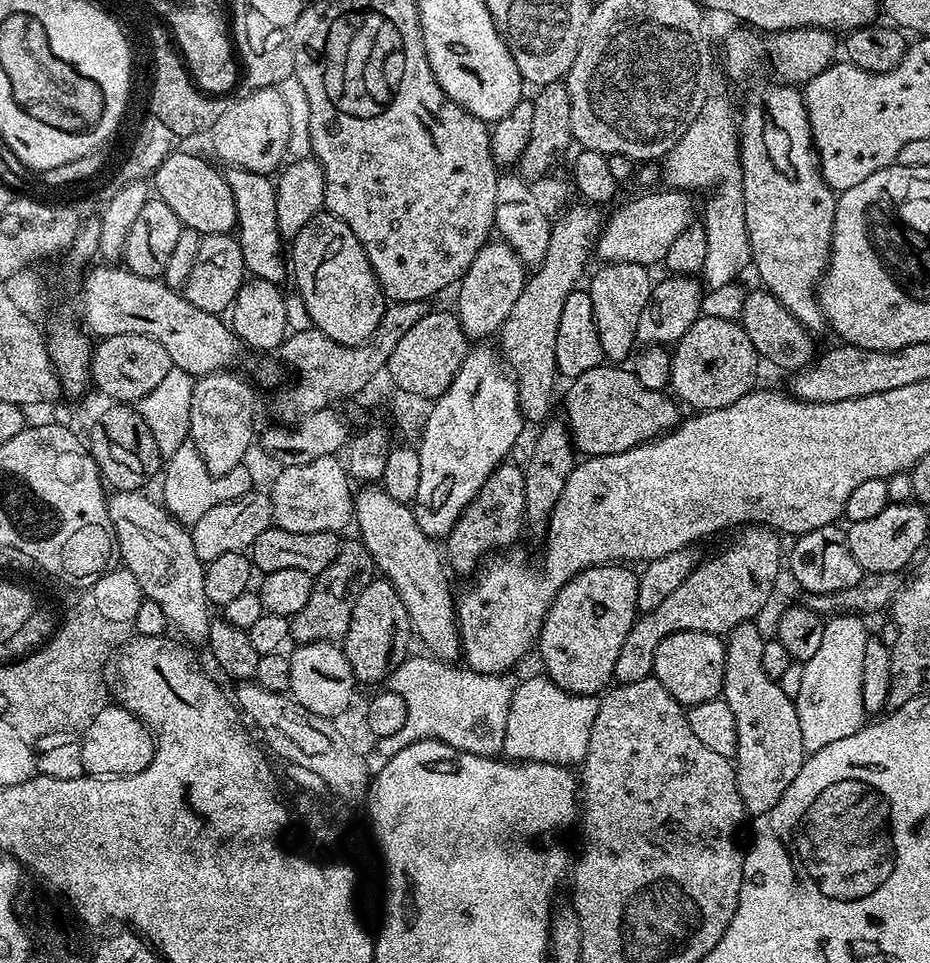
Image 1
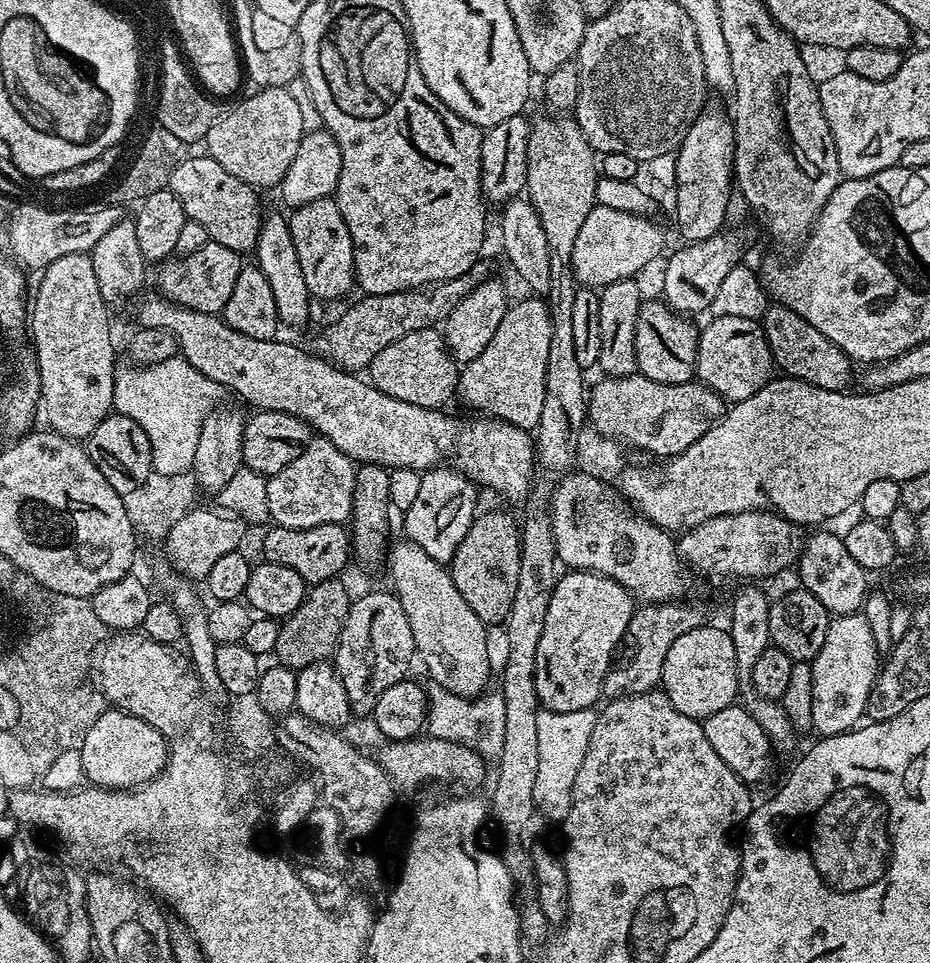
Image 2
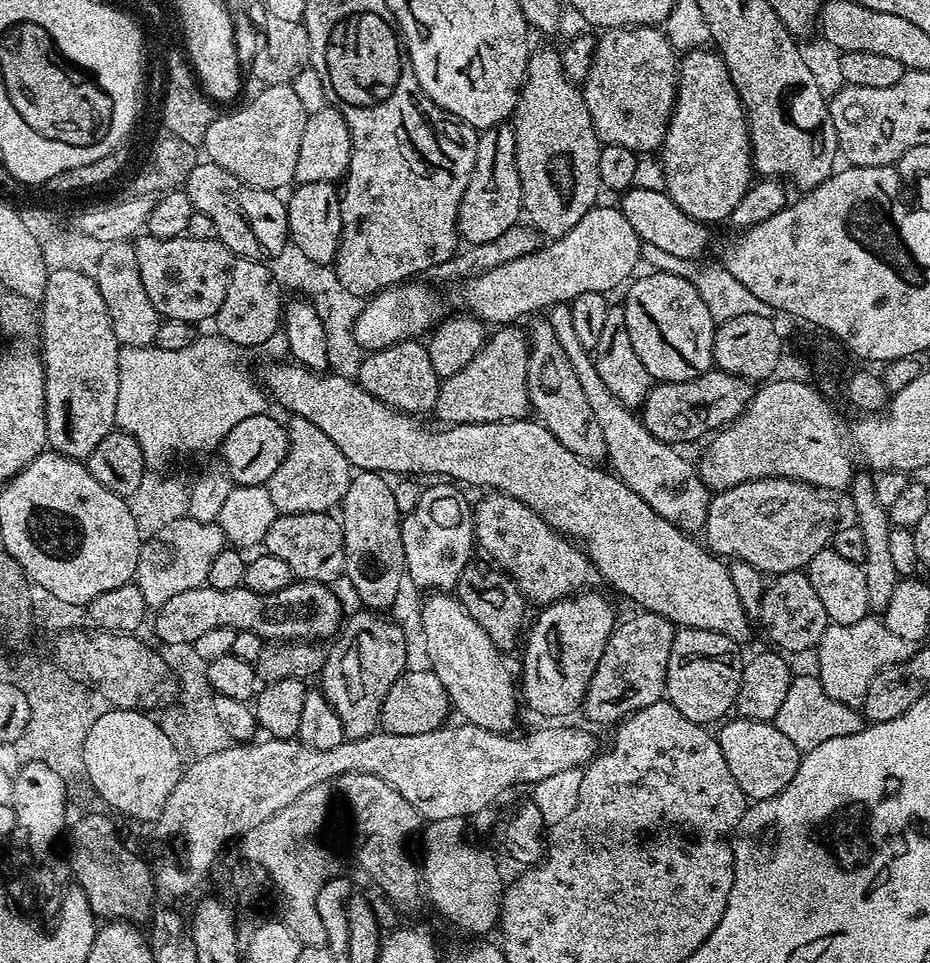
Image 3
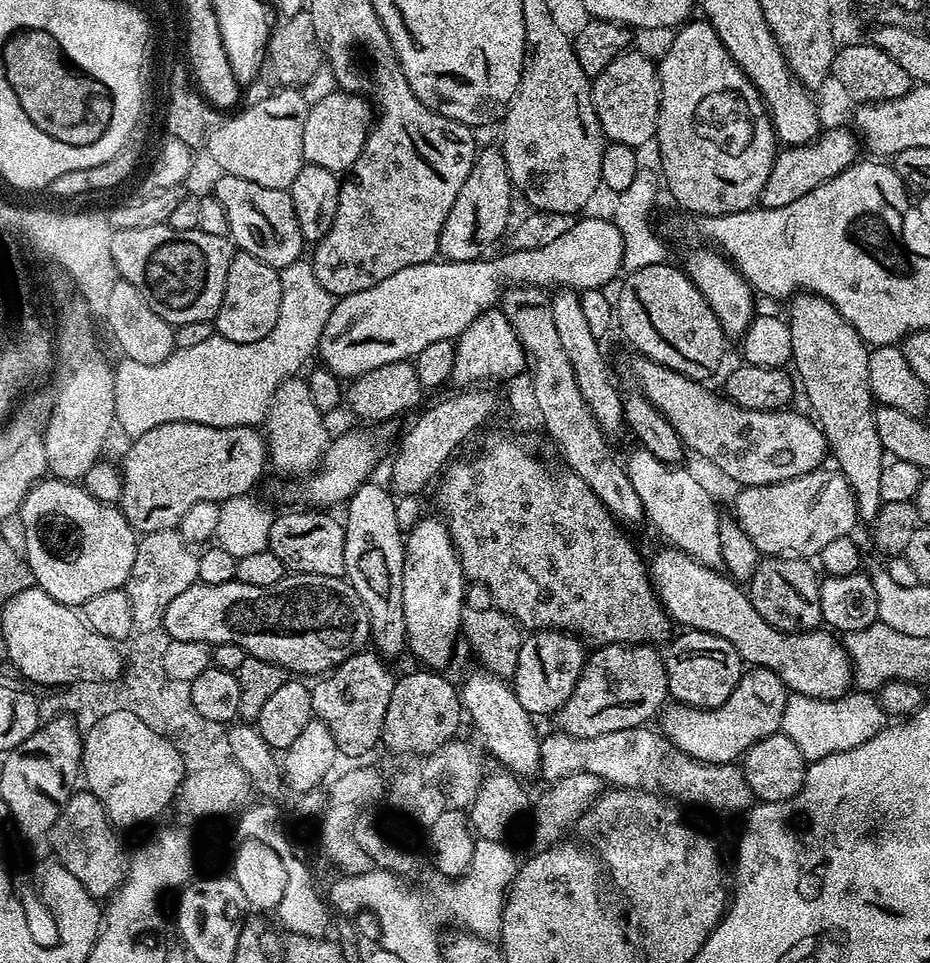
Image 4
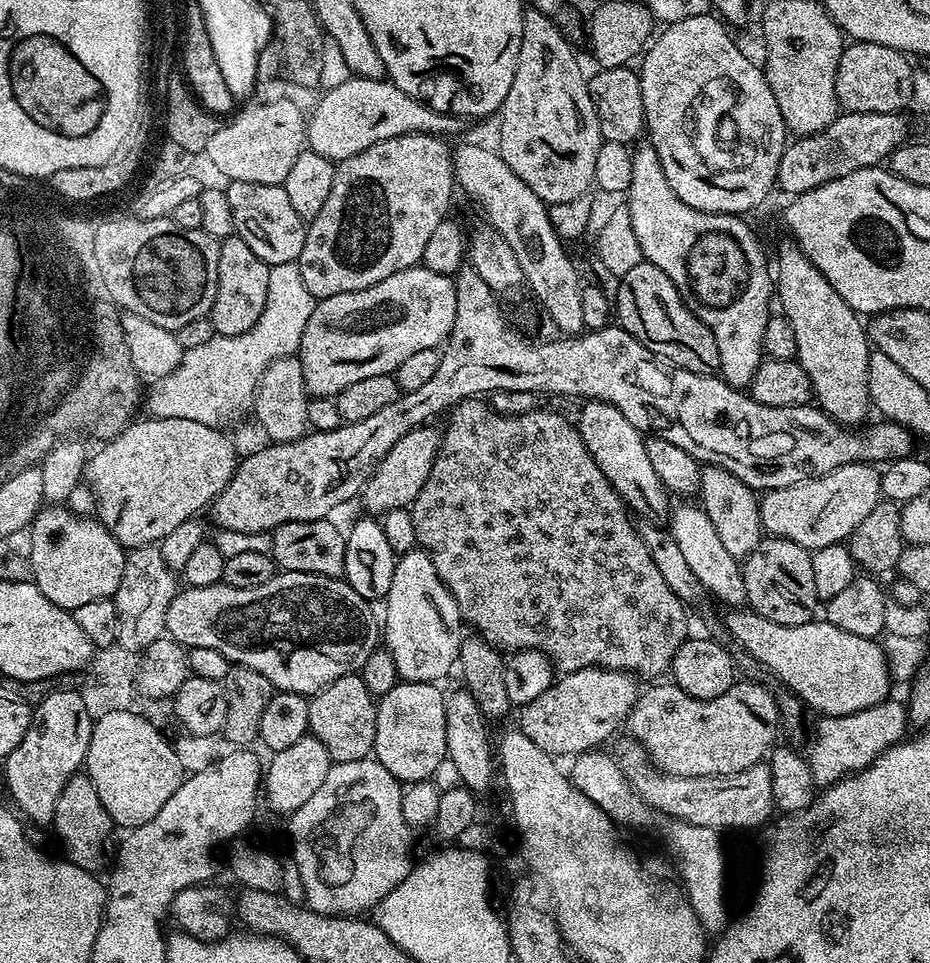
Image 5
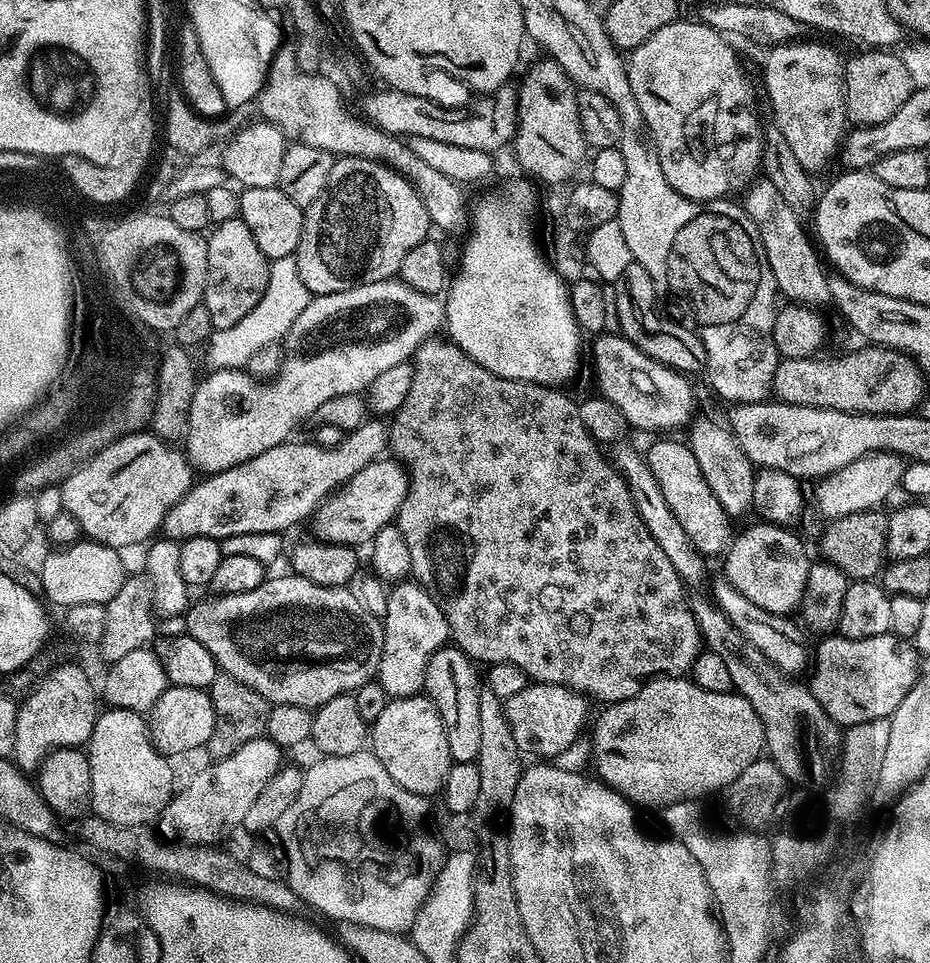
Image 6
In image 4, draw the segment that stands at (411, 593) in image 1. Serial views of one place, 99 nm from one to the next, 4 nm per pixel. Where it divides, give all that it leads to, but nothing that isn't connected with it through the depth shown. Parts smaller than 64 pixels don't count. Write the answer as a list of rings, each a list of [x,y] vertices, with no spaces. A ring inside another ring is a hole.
[[[475,670],[464,680],[464,688],[459,689],[463,711],[472,719],[478,735],[484,739],[486,747],[492,751],[497,765],[503,766],[513,774],[521,777],[535,773],[540,767],[540,741],[536,736],[533,717],[526,710],[522,710],[522,702],[518,702],[515,691],[505,681],[489,672]]]

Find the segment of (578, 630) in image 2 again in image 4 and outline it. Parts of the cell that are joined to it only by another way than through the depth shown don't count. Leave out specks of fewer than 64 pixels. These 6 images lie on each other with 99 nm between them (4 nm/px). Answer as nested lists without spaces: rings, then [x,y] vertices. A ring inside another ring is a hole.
[[[532,630],[525,635],[522,642],[522,650],[518,650],[518,670],[512,677],[510,684],[514,689],[518,702],[522,702],[522,710],[526,710],[529,716],[539,718],[559,713],[560,707],[570,698],[578,678],[582,674],[586,663],[585,645],[579,636],[571,632],[557,632],[555,630]]]

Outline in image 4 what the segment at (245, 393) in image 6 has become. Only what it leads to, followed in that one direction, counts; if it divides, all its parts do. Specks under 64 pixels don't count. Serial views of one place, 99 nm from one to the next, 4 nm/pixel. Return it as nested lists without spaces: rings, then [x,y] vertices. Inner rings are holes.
[[[592,216],[589,220],[577,219],[570,230],[562,234],[562,238],[546,242],[546,246],[517,252],[504,250],[501,256],[488,259],[454,262],[440,258],[435,262],[406,266],[406,270],[398,270],[398,274],[382,278],[378,286],[370,286],[370,290],[358,290],[358,294],[339,297],[333,303],[330,318],[326,318],[326,326],[322,330],[318,356],[324,359],[321,360],[323,367],[338,377],[355,378],[366,374],[366,370],[374,370],[390,362],[412,360],[422,350],[426,350],[426,346],[434,346],[434,342],[455,341],[466,330],[466,326],[474,322],[474,318],[493,307],[501,299],[504,290],[513,286],[528,285],[543,290],[604,288],[616,275],[621,275],[623,238],[611,219]]]

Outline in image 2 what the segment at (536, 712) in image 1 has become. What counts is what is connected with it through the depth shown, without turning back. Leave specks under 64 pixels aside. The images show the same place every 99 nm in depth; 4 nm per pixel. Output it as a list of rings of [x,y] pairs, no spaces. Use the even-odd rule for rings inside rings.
[[[592,708],[574,710],[573,712],[541,711],[537,718],[540,729],[538,738],[538,772],[534,783],[533,802],[535,811],[548,820],[563,822],[572,809],[572,791],[574,778],[578,775],[578,766],[582,766],[584,751],[588,748],[587,739],[567,740],[559,736],[560,728],[584,728],[591,730],[596,721],[597,713]]]

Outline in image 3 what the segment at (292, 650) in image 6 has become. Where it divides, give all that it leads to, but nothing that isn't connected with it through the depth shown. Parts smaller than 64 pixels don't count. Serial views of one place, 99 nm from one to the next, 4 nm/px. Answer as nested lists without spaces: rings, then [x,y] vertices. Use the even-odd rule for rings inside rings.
[[[296,580],[286,590],[278,590],[274,594],[258,594],[254,590],[243,586],[234,590],[214,590],[210,587],[191,588],[182,590],[182,594],[174,594],[170,602],[166,602],[155,613],[156,636],[164,644],[193,644],[206,630],[215,628],[235,628],[237,632],[253,632],[261,636],[266,642],[283,642],[285,640],[310,640],[313,642],[327,641],[327,636],[341,631],[346,620],[346,611],[340,605],[338,597],[332,593],[333,589],[326,584]]]

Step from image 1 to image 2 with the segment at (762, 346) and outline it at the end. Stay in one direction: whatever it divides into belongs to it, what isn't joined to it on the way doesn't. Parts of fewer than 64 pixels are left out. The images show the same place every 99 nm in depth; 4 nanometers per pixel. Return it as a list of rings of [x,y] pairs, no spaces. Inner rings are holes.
[[[771,303],[761,317],[761,328],[766,334],[775,367],[794,380],[810,382],[822,390],[847,392],[852,380],[853,361],[826,334],[815,329],[800,314],[778,303]],[[781,368],[781,369],[780,369]]]

